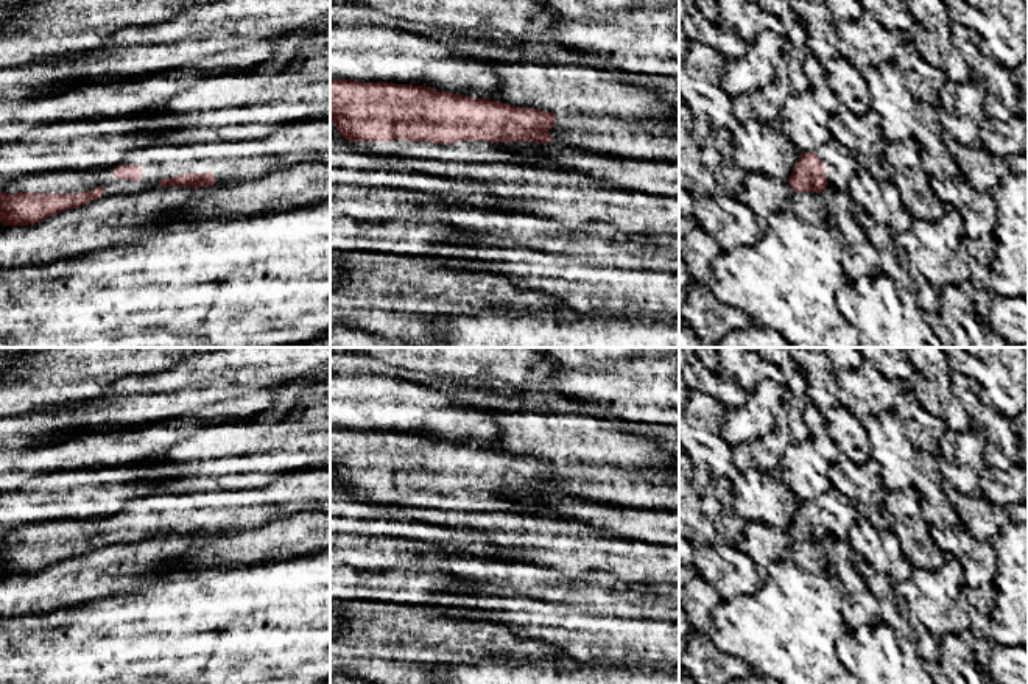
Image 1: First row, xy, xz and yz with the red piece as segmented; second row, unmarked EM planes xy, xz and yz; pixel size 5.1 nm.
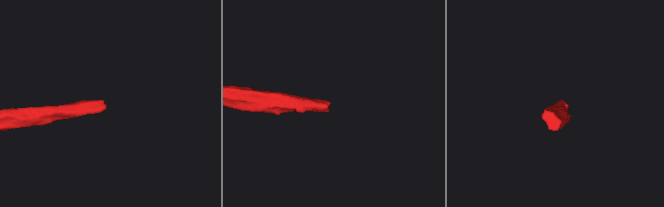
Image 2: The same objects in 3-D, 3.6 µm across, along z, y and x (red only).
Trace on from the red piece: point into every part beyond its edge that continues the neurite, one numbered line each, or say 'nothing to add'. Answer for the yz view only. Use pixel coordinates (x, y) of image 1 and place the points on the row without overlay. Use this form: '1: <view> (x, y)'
1: yz (840, 513)

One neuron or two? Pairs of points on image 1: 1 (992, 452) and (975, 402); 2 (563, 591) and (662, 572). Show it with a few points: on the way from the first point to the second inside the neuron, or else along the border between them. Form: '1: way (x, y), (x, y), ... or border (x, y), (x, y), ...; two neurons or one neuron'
1: way (997, 440), (997, 429), (983, 415); one neuron
2: border (650, 581), (662, 585); two neurons

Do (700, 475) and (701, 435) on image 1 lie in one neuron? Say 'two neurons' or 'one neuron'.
two neurons

